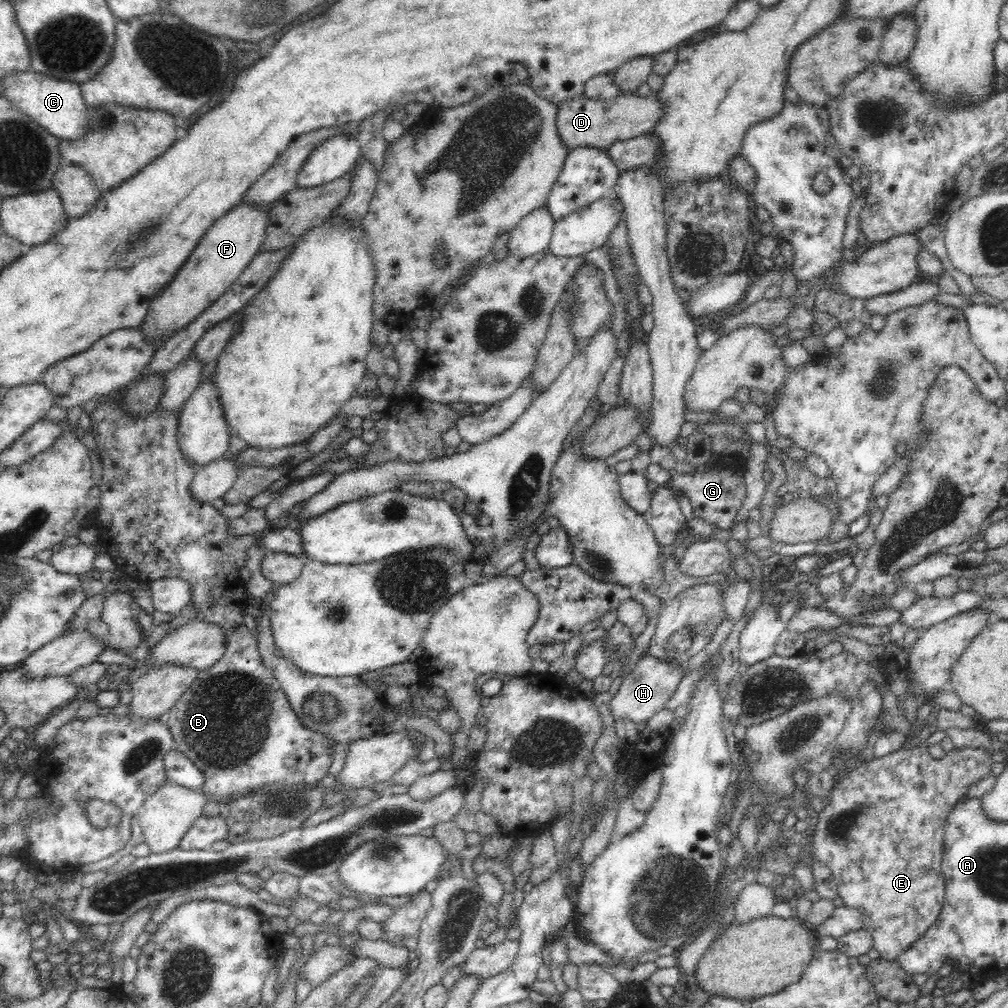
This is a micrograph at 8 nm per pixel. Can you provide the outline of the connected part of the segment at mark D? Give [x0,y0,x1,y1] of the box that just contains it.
[556,93,662,152]

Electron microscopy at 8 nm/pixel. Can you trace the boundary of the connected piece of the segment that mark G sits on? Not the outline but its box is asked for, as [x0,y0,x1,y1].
[664,452,747,528]

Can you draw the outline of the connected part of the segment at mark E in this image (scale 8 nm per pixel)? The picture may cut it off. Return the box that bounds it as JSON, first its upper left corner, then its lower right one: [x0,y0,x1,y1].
[808,746,995,960]

